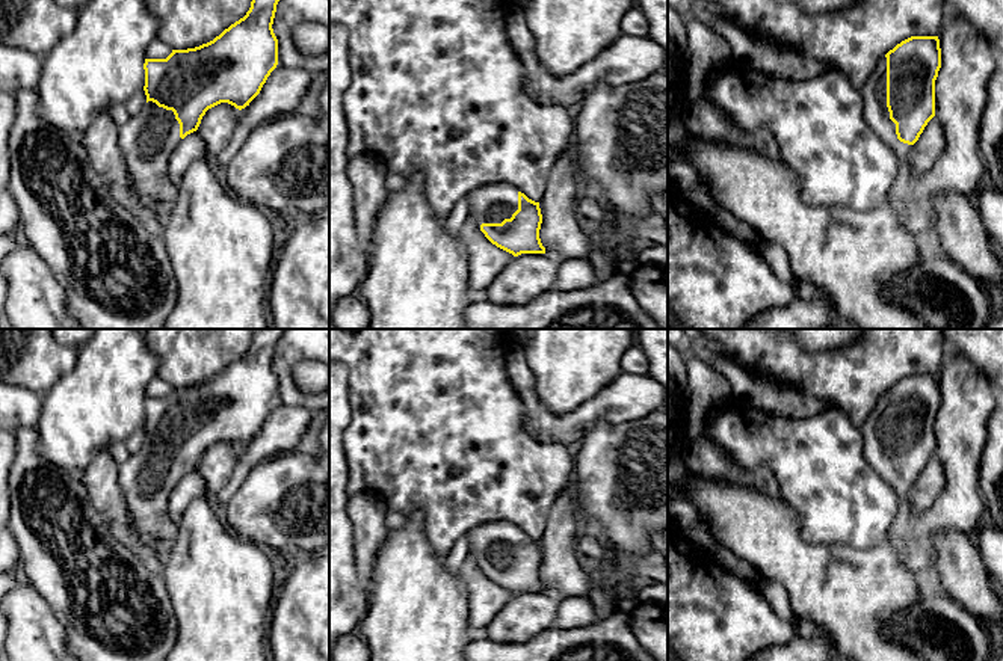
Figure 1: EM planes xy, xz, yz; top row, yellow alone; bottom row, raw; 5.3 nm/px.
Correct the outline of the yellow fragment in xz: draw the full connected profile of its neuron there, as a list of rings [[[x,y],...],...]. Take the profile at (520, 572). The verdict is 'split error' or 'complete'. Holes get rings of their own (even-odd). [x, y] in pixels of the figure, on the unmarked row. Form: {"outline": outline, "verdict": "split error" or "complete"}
{"outline": [[[489,522],[467,533],[468,554],[482,573],[515,596],[488,625],[488,638],[503,643],[527,641],[547,629],[556,628],[559,598],[548,595],[539,576],[542,552],[539,540],[509,522]]], "verdict": "split error"}

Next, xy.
{"outline": [[[255,329],[243,356],[213,379],[187,388],[172,388],[166,397],[145,397],[147,441],[119,465],[118,483],[131,515],[134,537],[148,546],[162,567],[175,543],[178,525],[169,521],[168,500],[178,481],[196,469],[205,450],[221,441],[242,448],[260,432],[278,403],[278,377],[272,362],[284,329]]], "verdict": "split error"}

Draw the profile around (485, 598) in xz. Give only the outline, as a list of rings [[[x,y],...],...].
[[[468,554],[459,569],[468,601],[468,628],[488,628],[495,614],[515,596],[482,573]]]

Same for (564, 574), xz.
[[[574,477],[556,498],[539,540],[542,561],[539,576],[545,592],[559,599],[588,596],[600,619],[616,607],[616,586],[589,567],[576,551],[582,524],[576,509]]]

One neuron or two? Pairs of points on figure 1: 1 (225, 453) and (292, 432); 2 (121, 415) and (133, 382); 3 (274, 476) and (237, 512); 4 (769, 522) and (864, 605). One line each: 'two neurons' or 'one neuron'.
1: two neurons
2: one neuron
3: one neuron
4: one neuron

